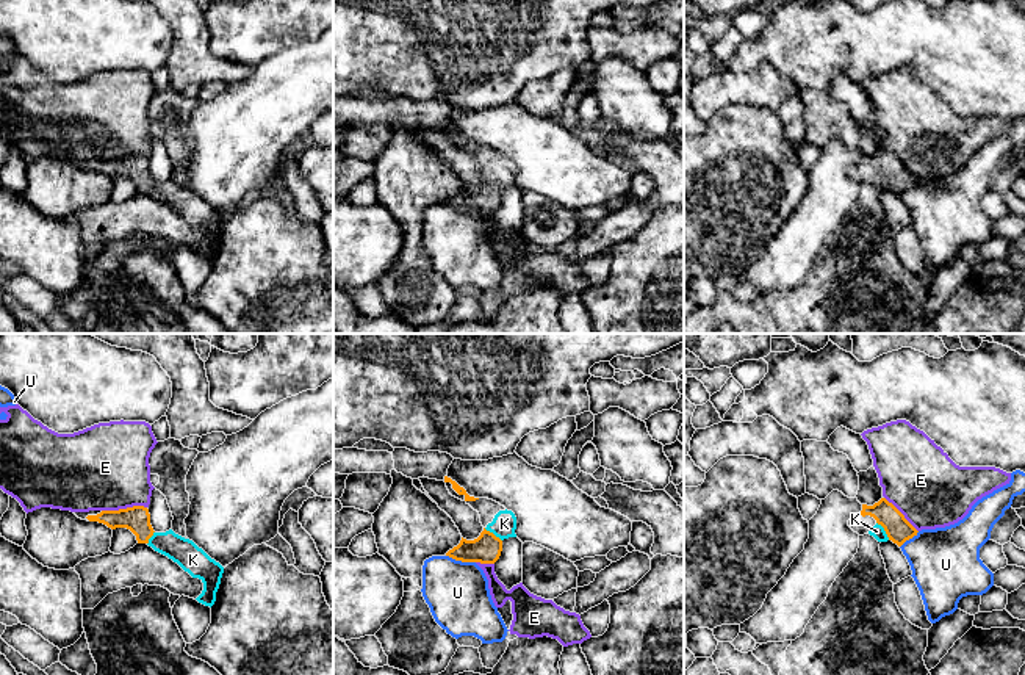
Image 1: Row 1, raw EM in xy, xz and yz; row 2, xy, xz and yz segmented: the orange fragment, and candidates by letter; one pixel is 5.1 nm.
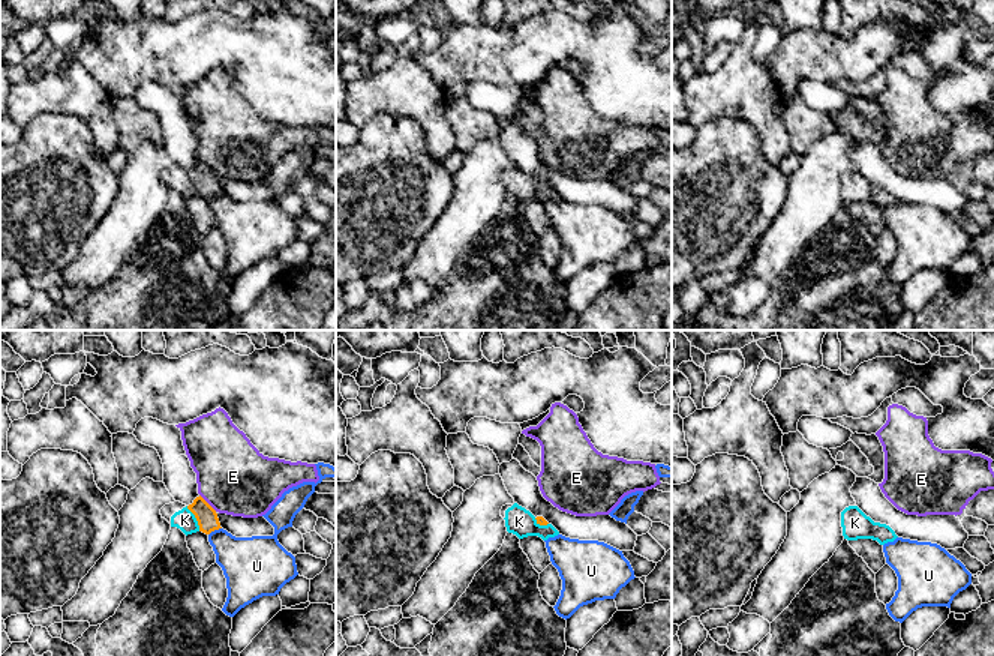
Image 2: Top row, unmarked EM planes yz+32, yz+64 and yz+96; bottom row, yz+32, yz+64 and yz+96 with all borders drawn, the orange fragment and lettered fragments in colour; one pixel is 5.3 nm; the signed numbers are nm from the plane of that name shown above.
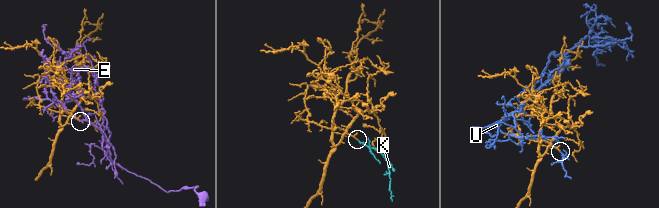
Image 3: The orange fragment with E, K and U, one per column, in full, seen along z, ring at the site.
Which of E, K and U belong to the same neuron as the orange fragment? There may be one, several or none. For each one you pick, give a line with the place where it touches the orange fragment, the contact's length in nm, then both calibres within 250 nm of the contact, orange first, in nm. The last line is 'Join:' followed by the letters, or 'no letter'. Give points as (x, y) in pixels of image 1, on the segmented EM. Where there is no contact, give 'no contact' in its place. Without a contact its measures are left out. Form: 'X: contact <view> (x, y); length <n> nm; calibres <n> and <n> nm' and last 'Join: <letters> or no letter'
K: contact yz (884, 530); length 120 nm; calibres 140 and 70 nm
Join: K

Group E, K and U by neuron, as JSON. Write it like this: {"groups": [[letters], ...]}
{"groups": [["E"], ["K"], ["U"]]}

